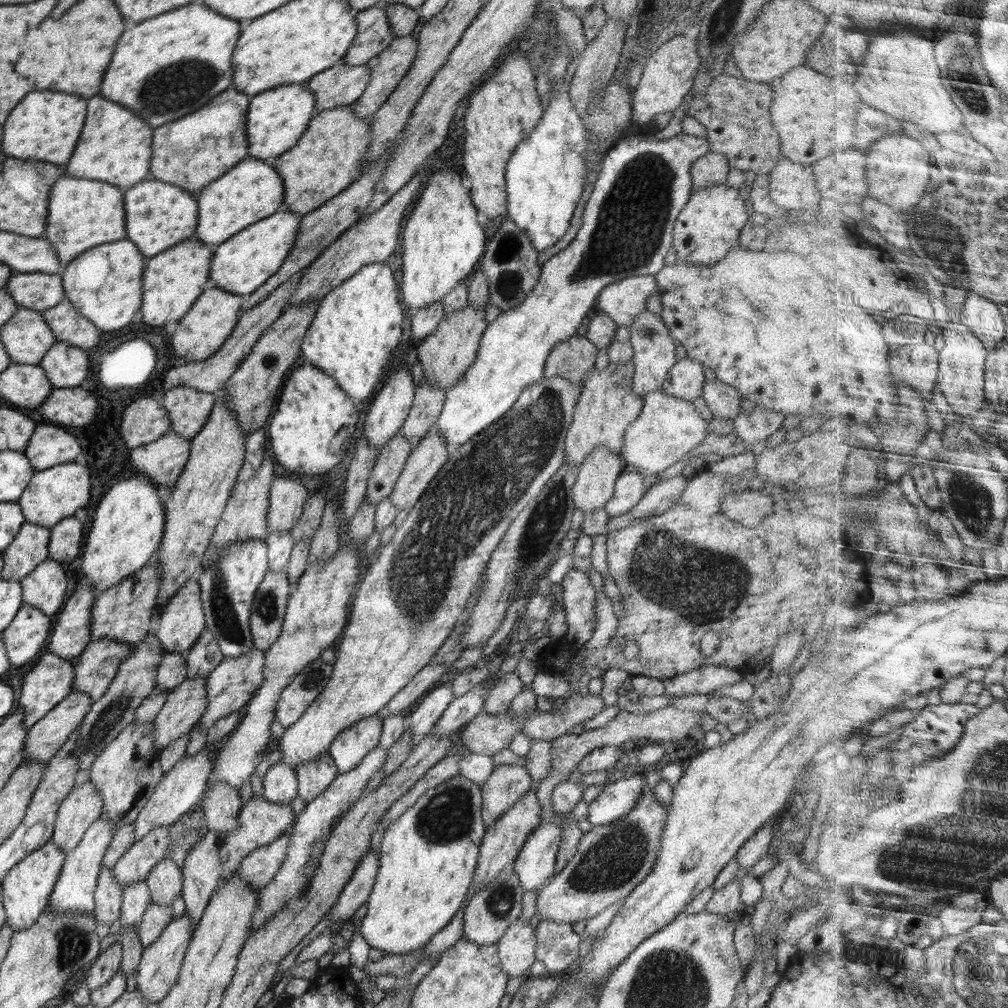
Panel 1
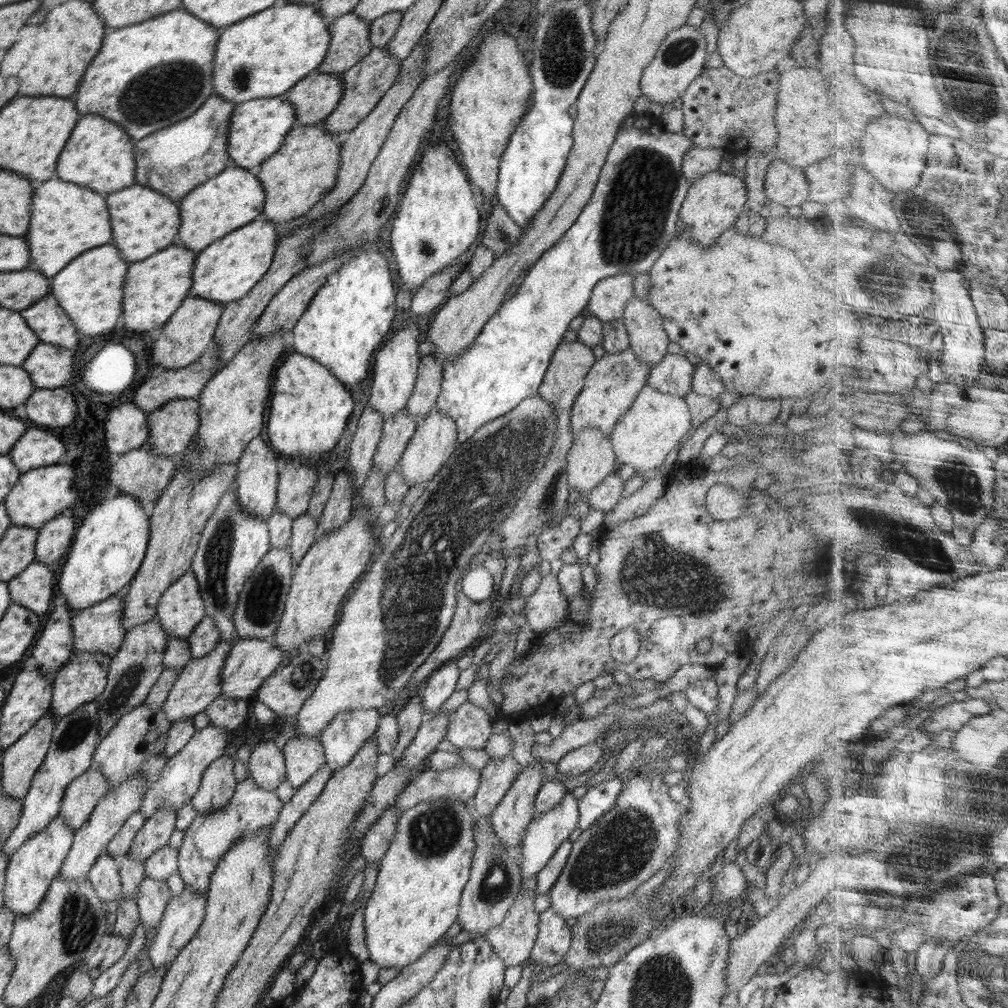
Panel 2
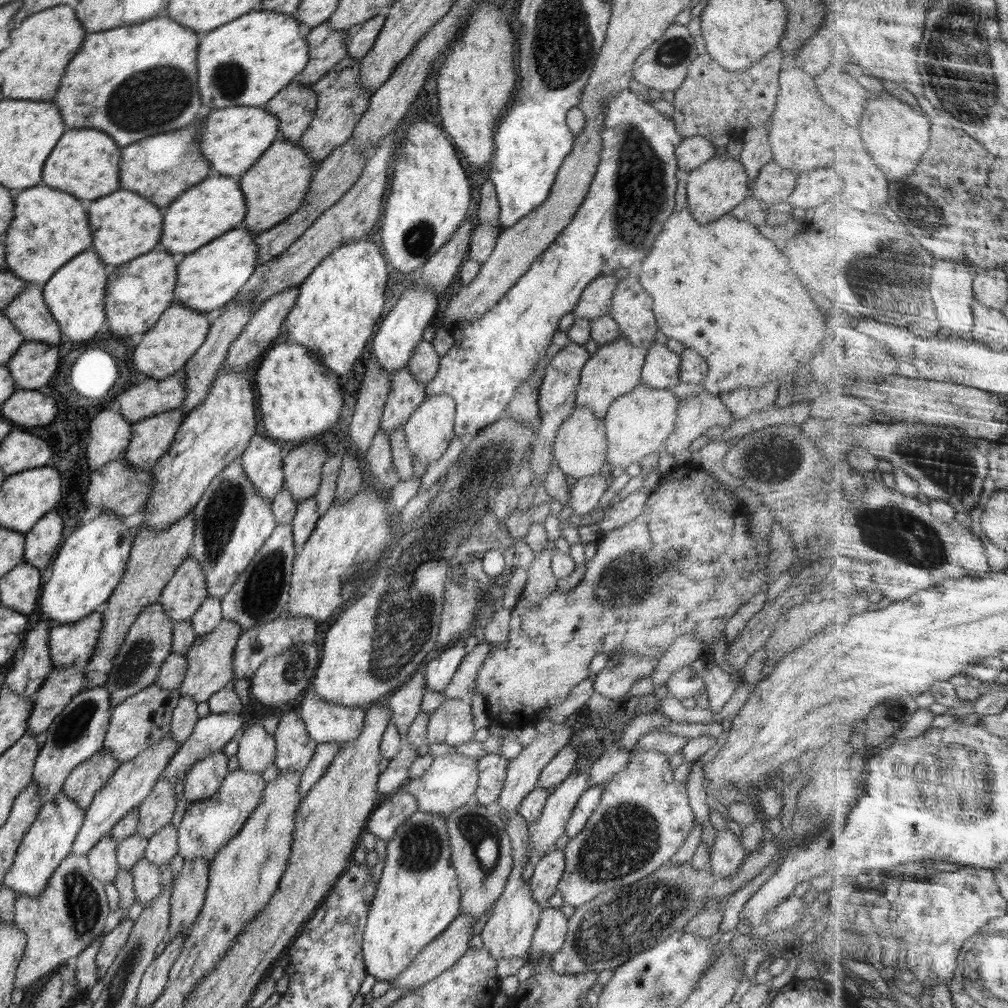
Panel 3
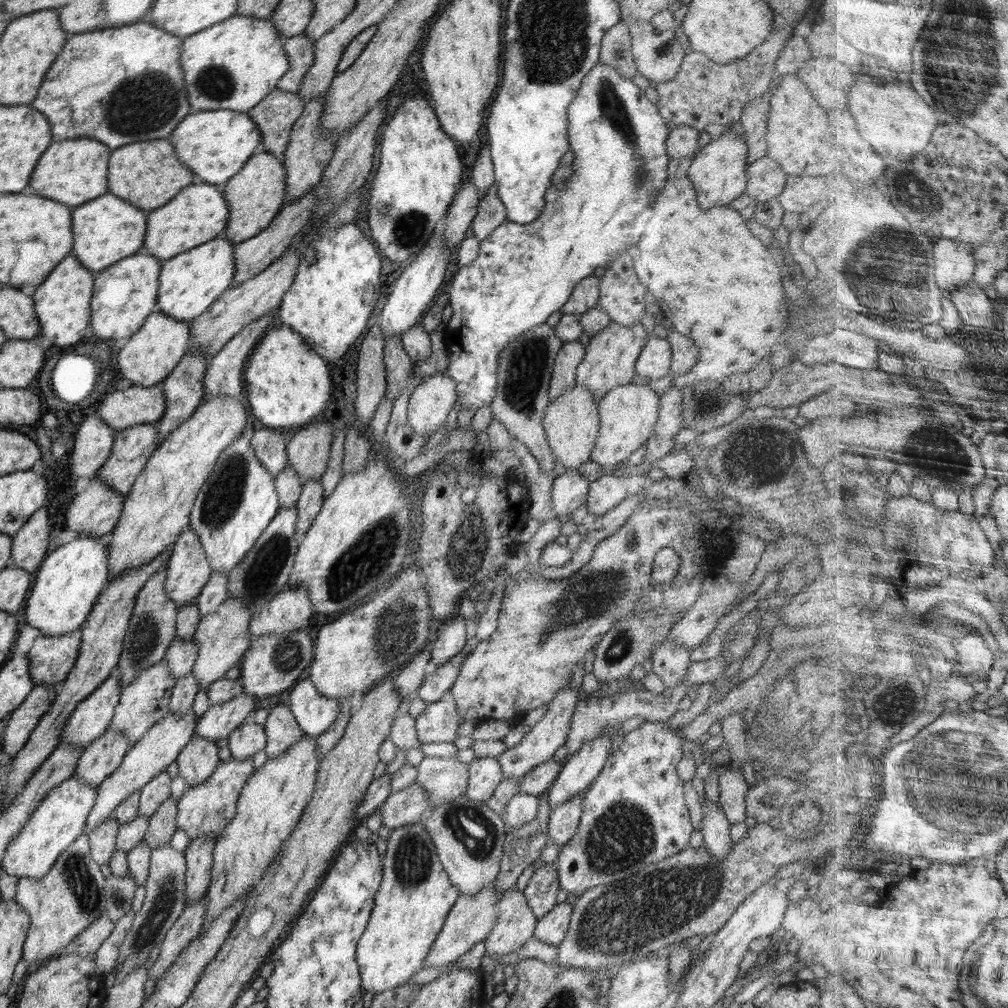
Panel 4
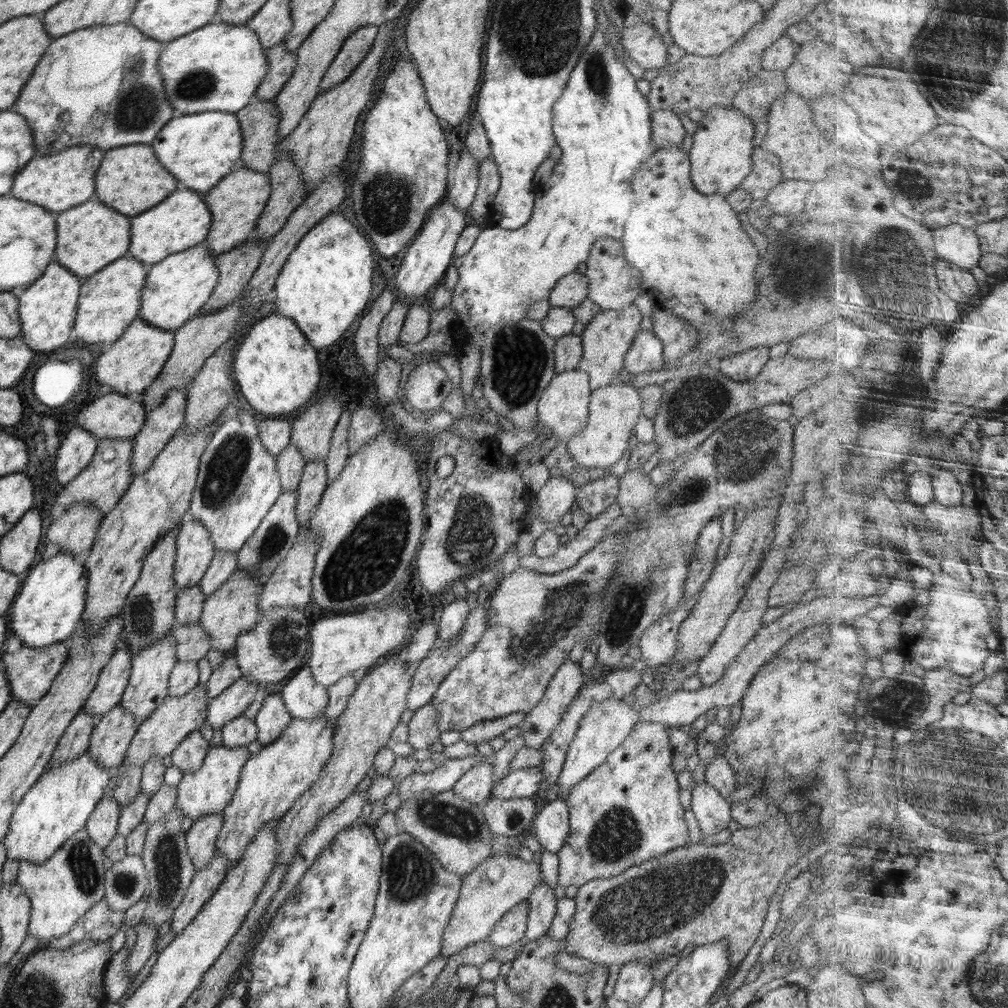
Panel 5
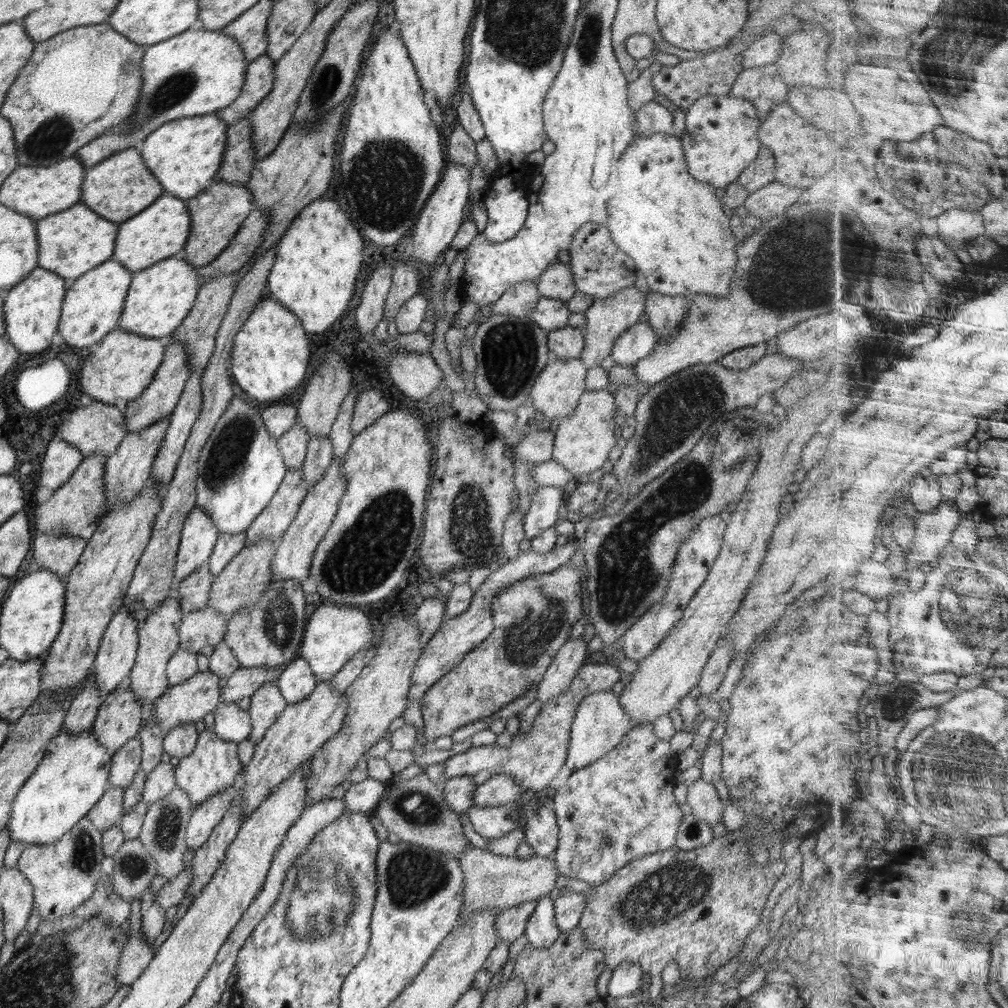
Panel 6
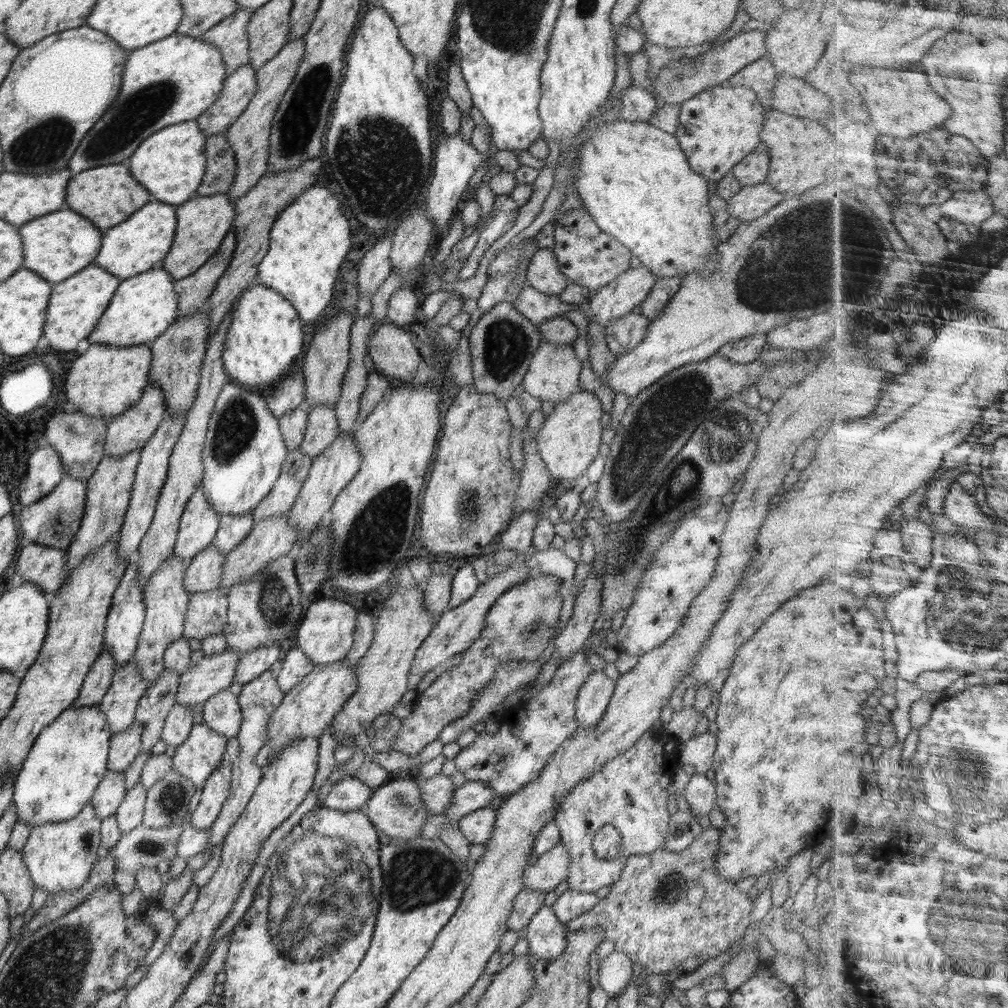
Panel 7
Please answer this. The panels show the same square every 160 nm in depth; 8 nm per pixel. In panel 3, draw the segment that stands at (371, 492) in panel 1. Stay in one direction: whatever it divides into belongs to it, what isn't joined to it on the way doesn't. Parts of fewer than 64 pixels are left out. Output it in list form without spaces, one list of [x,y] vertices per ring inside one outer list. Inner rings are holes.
[[[407,367],[393,374],[383,416],[380,418],[381,430],[386,434],[386,438],[390,438],[394,430],[398,432],[398,428],[406,426],[406,422],[424,399],[425,384],[416,380]]]

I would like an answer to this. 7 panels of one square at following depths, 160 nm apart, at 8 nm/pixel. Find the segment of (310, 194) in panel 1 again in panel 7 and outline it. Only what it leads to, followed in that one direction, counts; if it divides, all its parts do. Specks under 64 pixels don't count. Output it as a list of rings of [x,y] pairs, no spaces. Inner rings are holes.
[[[228,194],[206,197],[194,196],[175,206],[177,225],[168,254],[159,266],[167,270],[174,281],[190,276],[198,270],[221,245],[226,233],[230,232],[236,214],[235,203],[228,199]]]

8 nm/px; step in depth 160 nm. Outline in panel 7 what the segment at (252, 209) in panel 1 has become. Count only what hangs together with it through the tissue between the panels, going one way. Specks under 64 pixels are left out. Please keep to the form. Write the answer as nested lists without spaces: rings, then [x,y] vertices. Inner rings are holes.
[[[150,200],[124,222],[104,231],[94,264],[124,280],[142,274],[160,264],[170,250],[177,225],[175,206]]]

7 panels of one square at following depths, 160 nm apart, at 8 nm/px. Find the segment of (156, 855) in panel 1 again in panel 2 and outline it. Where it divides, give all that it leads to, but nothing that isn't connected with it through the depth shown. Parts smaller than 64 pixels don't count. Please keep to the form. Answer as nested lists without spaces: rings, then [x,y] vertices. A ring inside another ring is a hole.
[[[162,807],[149,816],[136,833],[128,854],[144,862],[156,850],[169,844],[175,830],[176,812],[170,807]]]

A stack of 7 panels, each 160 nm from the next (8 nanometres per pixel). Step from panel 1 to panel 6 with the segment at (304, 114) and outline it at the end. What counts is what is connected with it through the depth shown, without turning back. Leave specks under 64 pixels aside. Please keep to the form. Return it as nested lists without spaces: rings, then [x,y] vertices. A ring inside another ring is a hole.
[[[215,113],[182,117],[159,126],[140,143],[138,151],[164,188],[164,194],[188,200],[217,180],[217,170],[225,154],[227,126]]]

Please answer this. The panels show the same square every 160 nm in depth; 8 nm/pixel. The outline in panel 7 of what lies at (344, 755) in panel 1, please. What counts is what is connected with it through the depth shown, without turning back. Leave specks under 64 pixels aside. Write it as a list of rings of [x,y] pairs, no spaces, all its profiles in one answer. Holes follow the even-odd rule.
[[[296,644],[288,649],[283,662],[275,668],[276,682],[284,694],[290,692],[314,668],[314,663]]]

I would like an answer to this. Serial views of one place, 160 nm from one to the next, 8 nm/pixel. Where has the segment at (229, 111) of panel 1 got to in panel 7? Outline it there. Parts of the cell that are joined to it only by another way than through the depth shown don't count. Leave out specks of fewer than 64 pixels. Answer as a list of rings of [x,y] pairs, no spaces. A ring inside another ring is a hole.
[[[126,161],[114,166],[100,166],[75,173],[69,178],[67,188],[66,207],[81,214],[102,231],[124,222],[133,212],[152,200],[146,187],[131,175]]]

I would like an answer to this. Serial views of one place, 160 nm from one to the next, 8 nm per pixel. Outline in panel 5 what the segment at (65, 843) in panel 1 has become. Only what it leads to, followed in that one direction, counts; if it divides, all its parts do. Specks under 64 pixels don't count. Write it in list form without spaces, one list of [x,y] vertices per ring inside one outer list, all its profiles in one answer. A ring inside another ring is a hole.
[[[119,704],[96,719],[88,754],[105,769],[116,770],[123,764],[129,744],[136,734],[138,721]]]

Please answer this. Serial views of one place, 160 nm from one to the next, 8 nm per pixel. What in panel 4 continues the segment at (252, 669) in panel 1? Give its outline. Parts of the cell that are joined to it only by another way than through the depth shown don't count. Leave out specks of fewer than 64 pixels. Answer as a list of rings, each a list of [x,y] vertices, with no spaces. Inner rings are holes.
[[[286,583],[277,596],[265,604],[265,608],[251,615],[251,640],[264,635],[288,635],[294,629],[305,629],[312,616],[312,608],[306,589]]]

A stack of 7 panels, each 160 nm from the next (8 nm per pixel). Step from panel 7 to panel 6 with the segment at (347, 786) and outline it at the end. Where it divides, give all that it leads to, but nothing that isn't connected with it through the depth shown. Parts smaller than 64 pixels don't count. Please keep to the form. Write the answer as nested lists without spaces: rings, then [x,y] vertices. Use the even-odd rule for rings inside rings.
[[[368,777],[361,782],[353,783],[341,799],[345,802],[346,811],[364,813],[376,808],[388,789],[389,785],[386,782]]]

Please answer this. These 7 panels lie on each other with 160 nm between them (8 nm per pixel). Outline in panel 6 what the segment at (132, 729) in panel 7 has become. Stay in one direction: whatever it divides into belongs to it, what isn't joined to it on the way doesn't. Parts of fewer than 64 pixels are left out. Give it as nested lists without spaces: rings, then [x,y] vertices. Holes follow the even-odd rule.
[[[138,738],[125,742],[121,749],[111,756],[109,784],[124,790],[141,770],[141,741]]]

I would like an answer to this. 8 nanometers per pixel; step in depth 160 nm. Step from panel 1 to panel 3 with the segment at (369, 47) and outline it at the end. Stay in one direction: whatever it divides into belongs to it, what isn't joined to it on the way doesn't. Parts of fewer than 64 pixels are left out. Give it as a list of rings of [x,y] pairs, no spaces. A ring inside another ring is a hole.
[[[325,21],[309,29],[305,37],[309,44],[310,60],[294,80],[308,86],[318,82],[319,78],[348,57],[348,36],[344,30],[332,30],[331,24]]]

